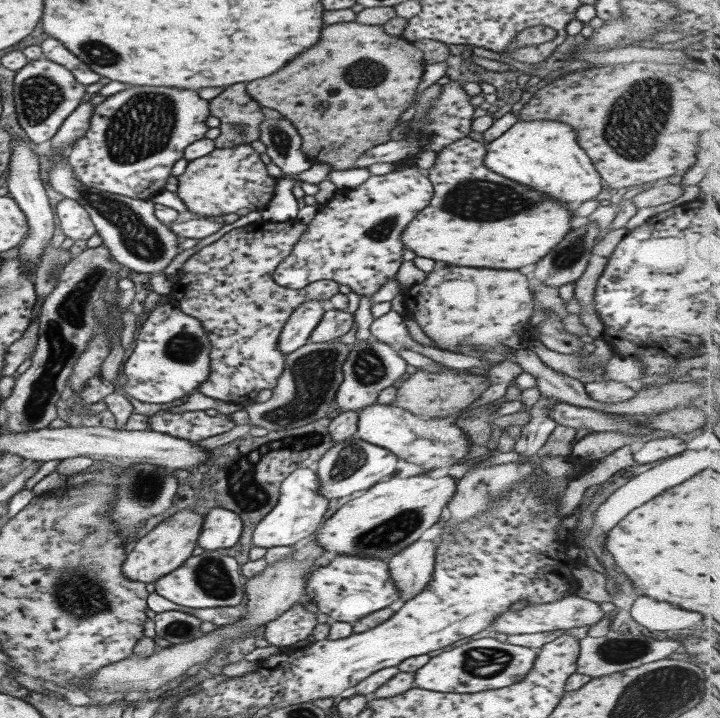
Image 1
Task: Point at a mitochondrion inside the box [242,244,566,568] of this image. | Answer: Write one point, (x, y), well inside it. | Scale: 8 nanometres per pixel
(313, 374)

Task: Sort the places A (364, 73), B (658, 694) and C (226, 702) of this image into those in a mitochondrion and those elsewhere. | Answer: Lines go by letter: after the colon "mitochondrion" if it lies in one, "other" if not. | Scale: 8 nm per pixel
A: mitochondrion
B: mitochondrion
C: other

